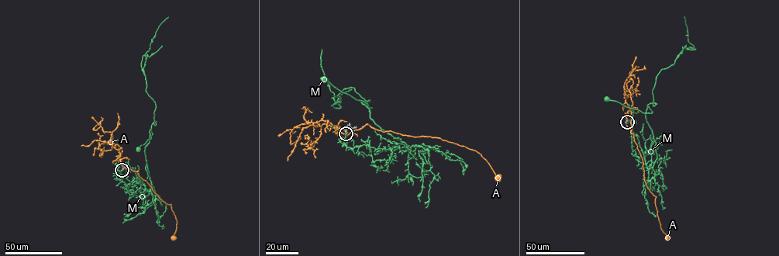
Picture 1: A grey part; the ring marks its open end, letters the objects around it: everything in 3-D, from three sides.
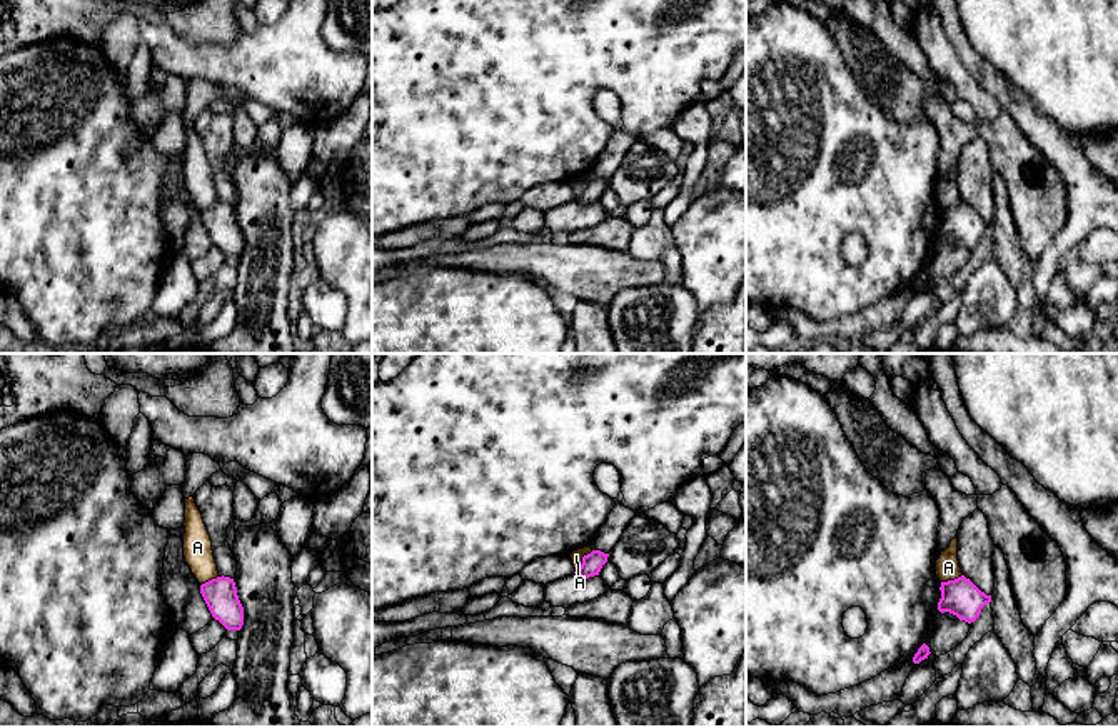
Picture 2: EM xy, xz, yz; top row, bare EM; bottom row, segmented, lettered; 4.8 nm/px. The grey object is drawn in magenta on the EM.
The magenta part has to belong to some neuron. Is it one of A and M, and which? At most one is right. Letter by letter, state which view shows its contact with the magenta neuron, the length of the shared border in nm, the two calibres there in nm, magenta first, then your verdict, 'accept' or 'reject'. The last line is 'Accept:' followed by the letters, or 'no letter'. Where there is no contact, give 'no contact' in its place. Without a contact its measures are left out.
A: xz | 130 nm | 100/60 nm | reject
M: no contact | reject
Accept: no letter

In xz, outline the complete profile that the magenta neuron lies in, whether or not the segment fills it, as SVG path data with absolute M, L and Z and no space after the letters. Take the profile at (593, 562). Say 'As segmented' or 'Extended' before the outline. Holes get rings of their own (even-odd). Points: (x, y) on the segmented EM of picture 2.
As segmented. M592 550L591 554L582 557L582 564L576 569L576 575L581 579L589 579L599 575L602 565L607 562L609 554L601 550Z

